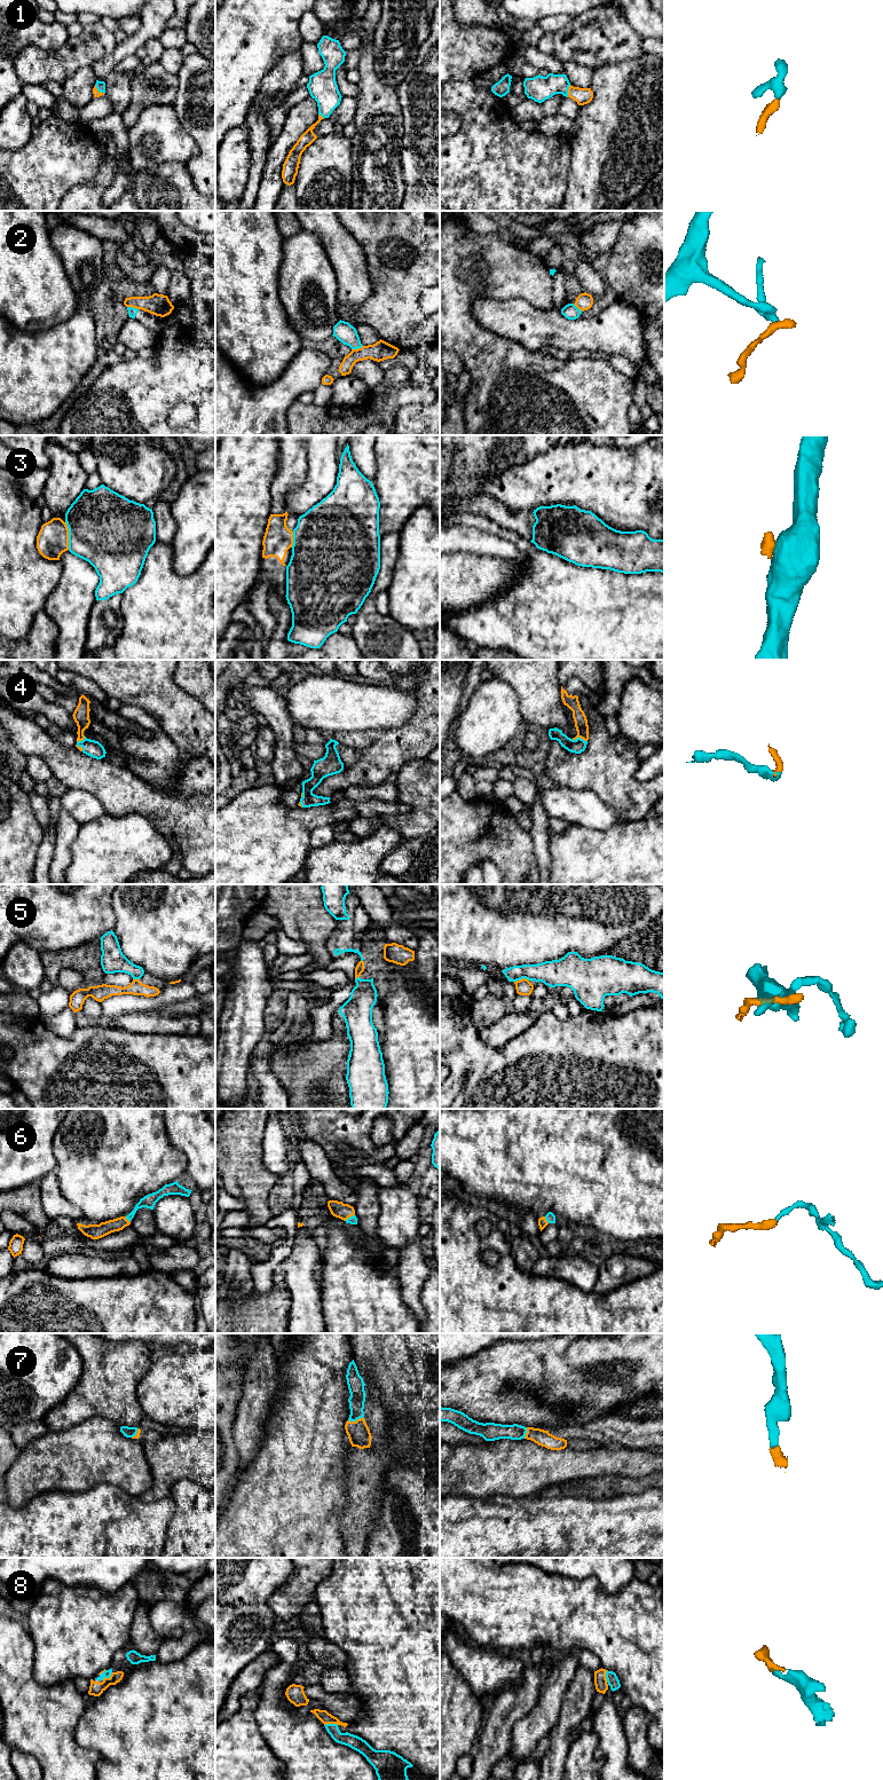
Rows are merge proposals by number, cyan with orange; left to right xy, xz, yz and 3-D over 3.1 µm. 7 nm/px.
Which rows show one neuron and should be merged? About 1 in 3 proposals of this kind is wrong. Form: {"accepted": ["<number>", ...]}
{"accepted": ["1", "4", "6", "7", "8"]}

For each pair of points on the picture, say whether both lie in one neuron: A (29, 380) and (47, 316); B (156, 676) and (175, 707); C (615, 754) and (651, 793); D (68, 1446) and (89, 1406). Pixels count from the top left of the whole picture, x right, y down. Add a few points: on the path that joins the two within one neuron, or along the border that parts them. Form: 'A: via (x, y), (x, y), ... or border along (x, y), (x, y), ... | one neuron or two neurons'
A: border along (68, 317), (38, 332), (22, 332), (17, 329) | two neurons
B: via (156, 684), (171, 699) | one neuron
C: via (615, 766), (638, 790) | one neuron
D: border along (108, 1418), (91, 1417), (56, 1432) | two neurons

